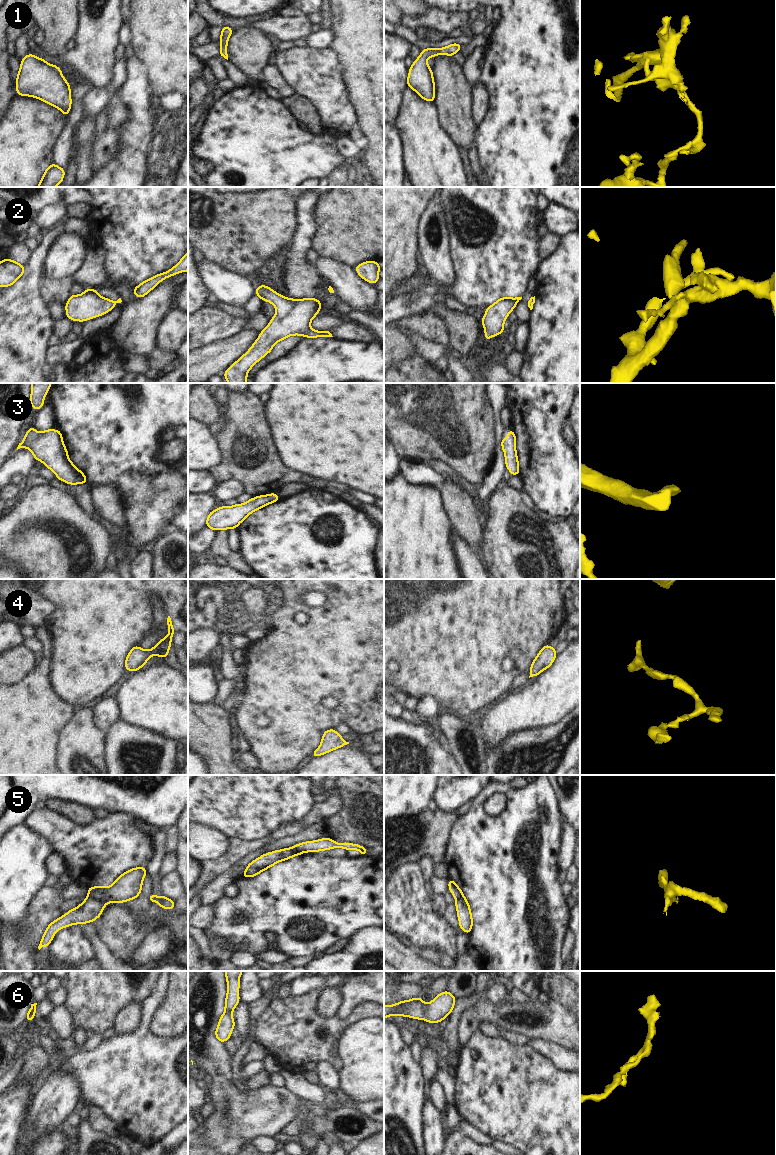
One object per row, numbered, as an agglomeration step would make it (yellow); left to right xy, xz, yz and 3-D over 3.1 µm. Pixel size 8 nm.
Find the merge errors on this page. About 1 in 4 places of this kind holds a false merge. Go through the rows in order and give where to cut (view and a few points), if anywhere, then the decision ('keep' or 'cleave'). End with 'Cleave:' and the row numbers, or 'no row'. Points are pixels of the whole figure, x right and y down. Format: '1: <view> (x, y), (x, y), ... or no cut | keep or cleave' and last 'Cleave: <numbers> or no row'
1: no cut | keep
2: no cut | keep
3: no cut | keep
4: no cut | keep
5: xy (88, 893), (105, 903) | cleave
6: no cut | keep
Cleave: 5

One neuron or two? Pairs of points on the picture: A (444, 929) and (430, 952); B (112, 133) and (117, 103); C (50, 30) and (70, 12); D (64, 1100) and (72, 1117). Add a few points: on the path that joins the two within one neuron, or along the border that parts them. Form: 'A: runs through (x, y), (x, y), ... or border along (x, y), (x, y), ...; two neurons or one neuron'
A: border along (436, 949), (433, 947), (423, 947), (419, 954); two neurons
B: runs through (112, 126), (116, 117), (116, 110); one neuron
C: runs through (55, 25), (65, 15); one neuron
D: border along (76, 1110), (72, 1110), (63, 1122); two neurons

